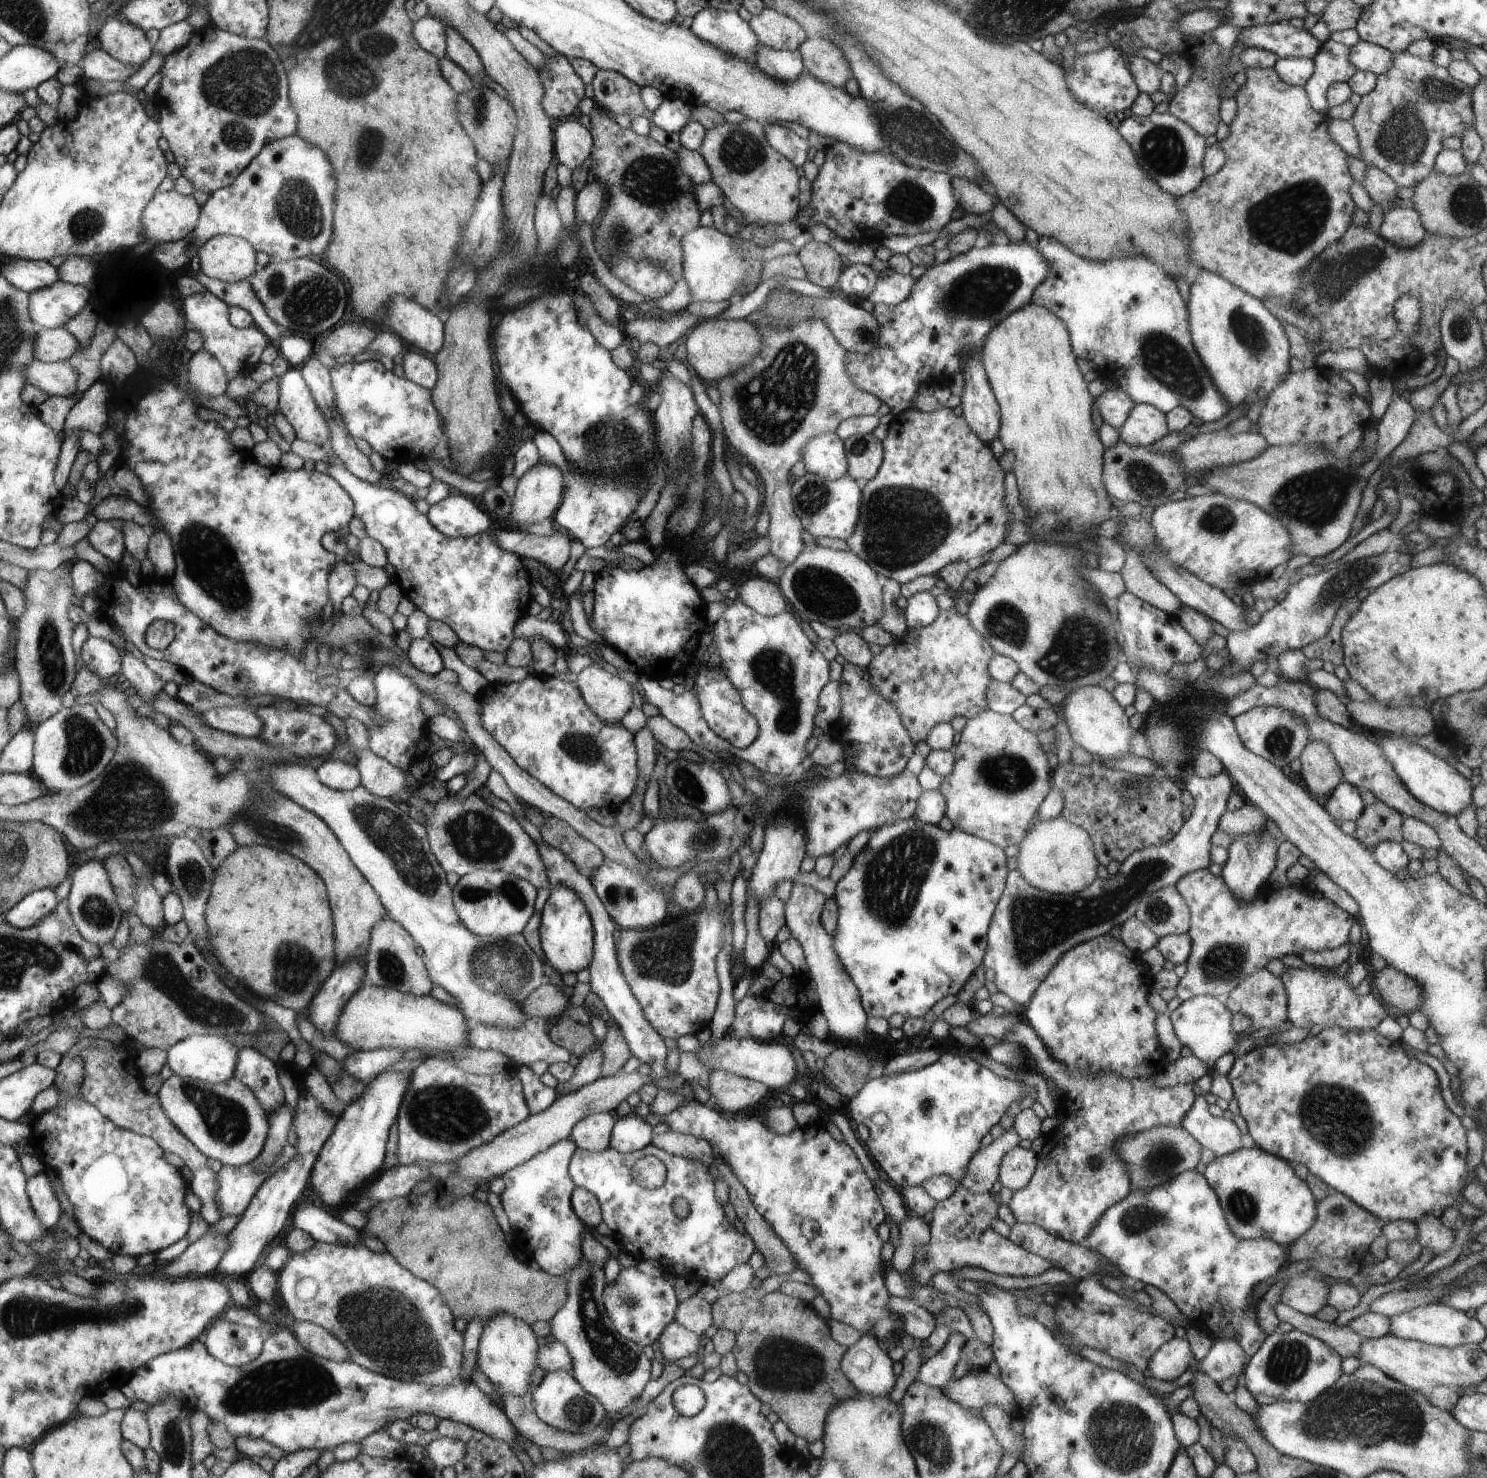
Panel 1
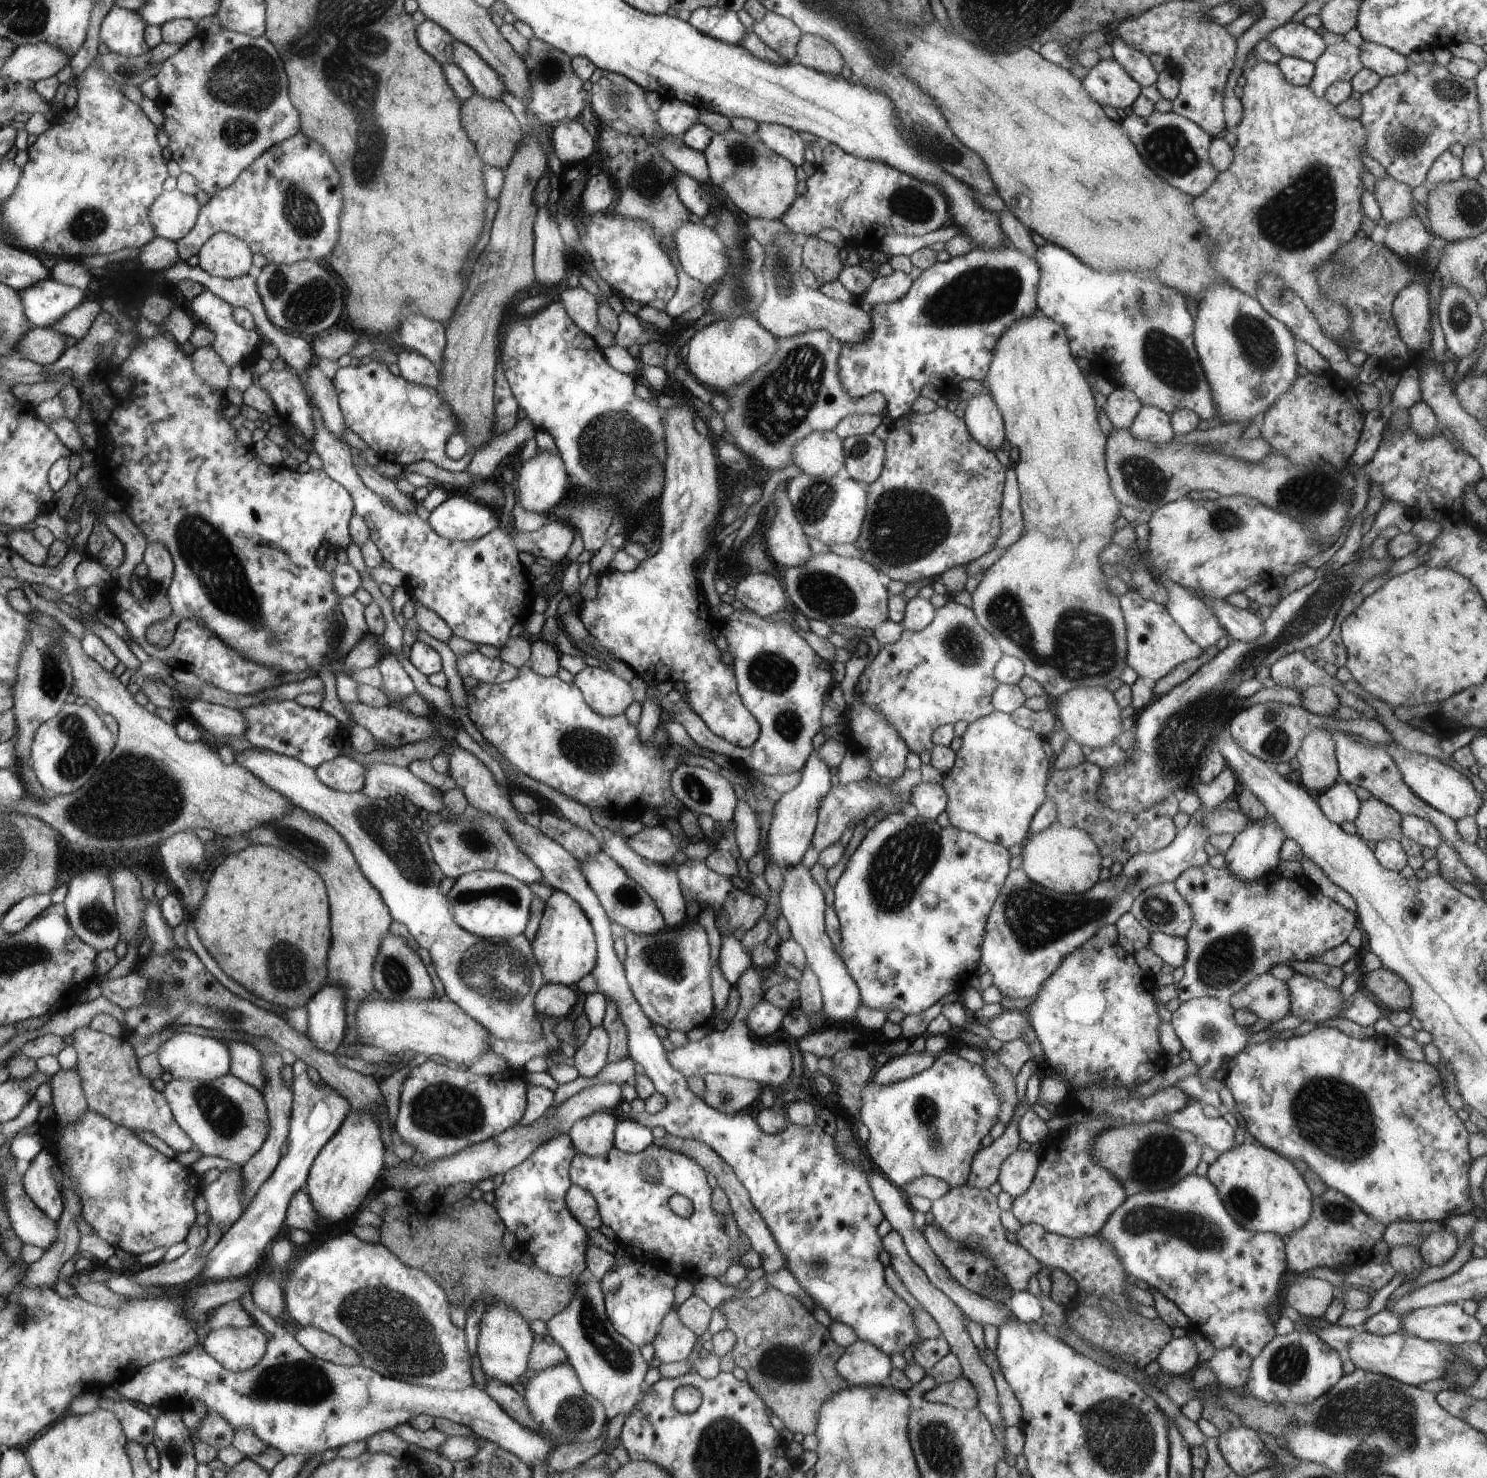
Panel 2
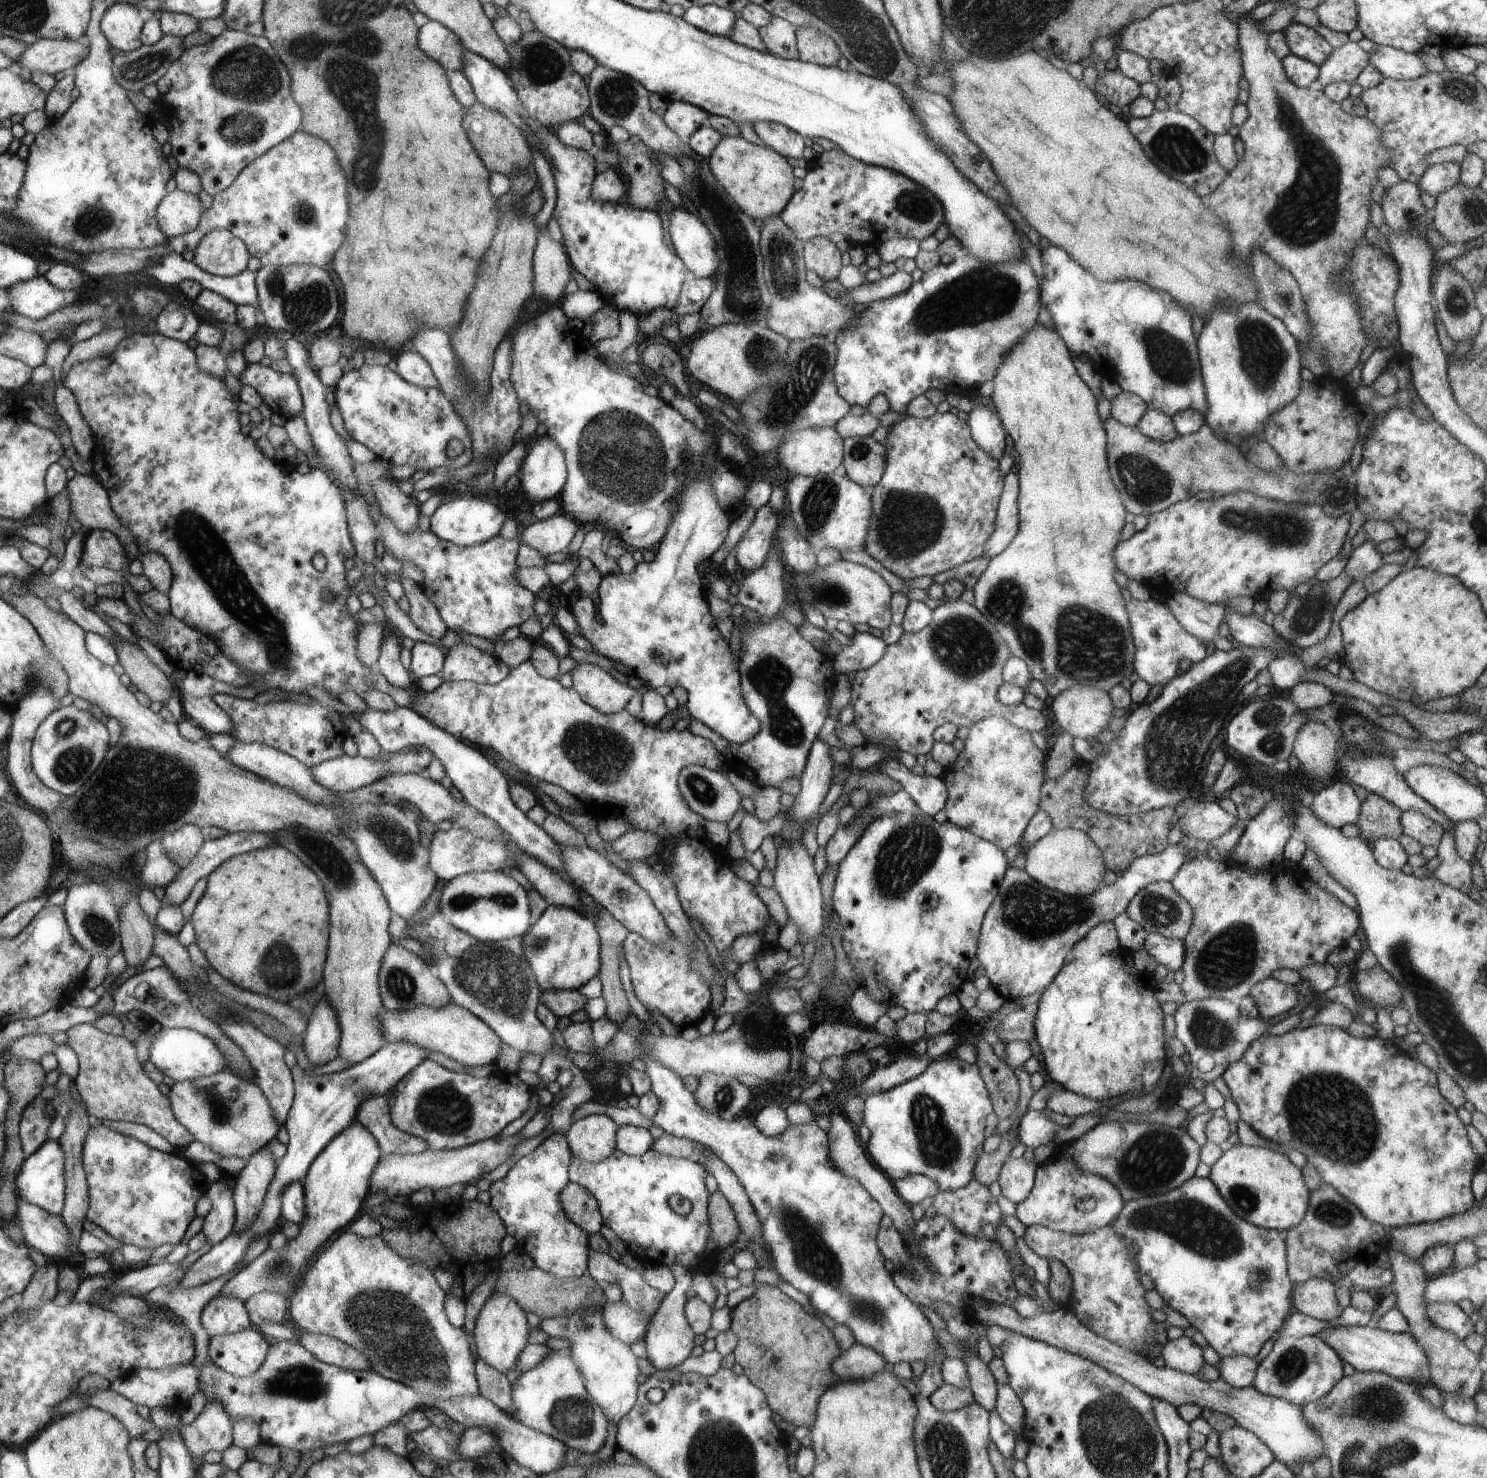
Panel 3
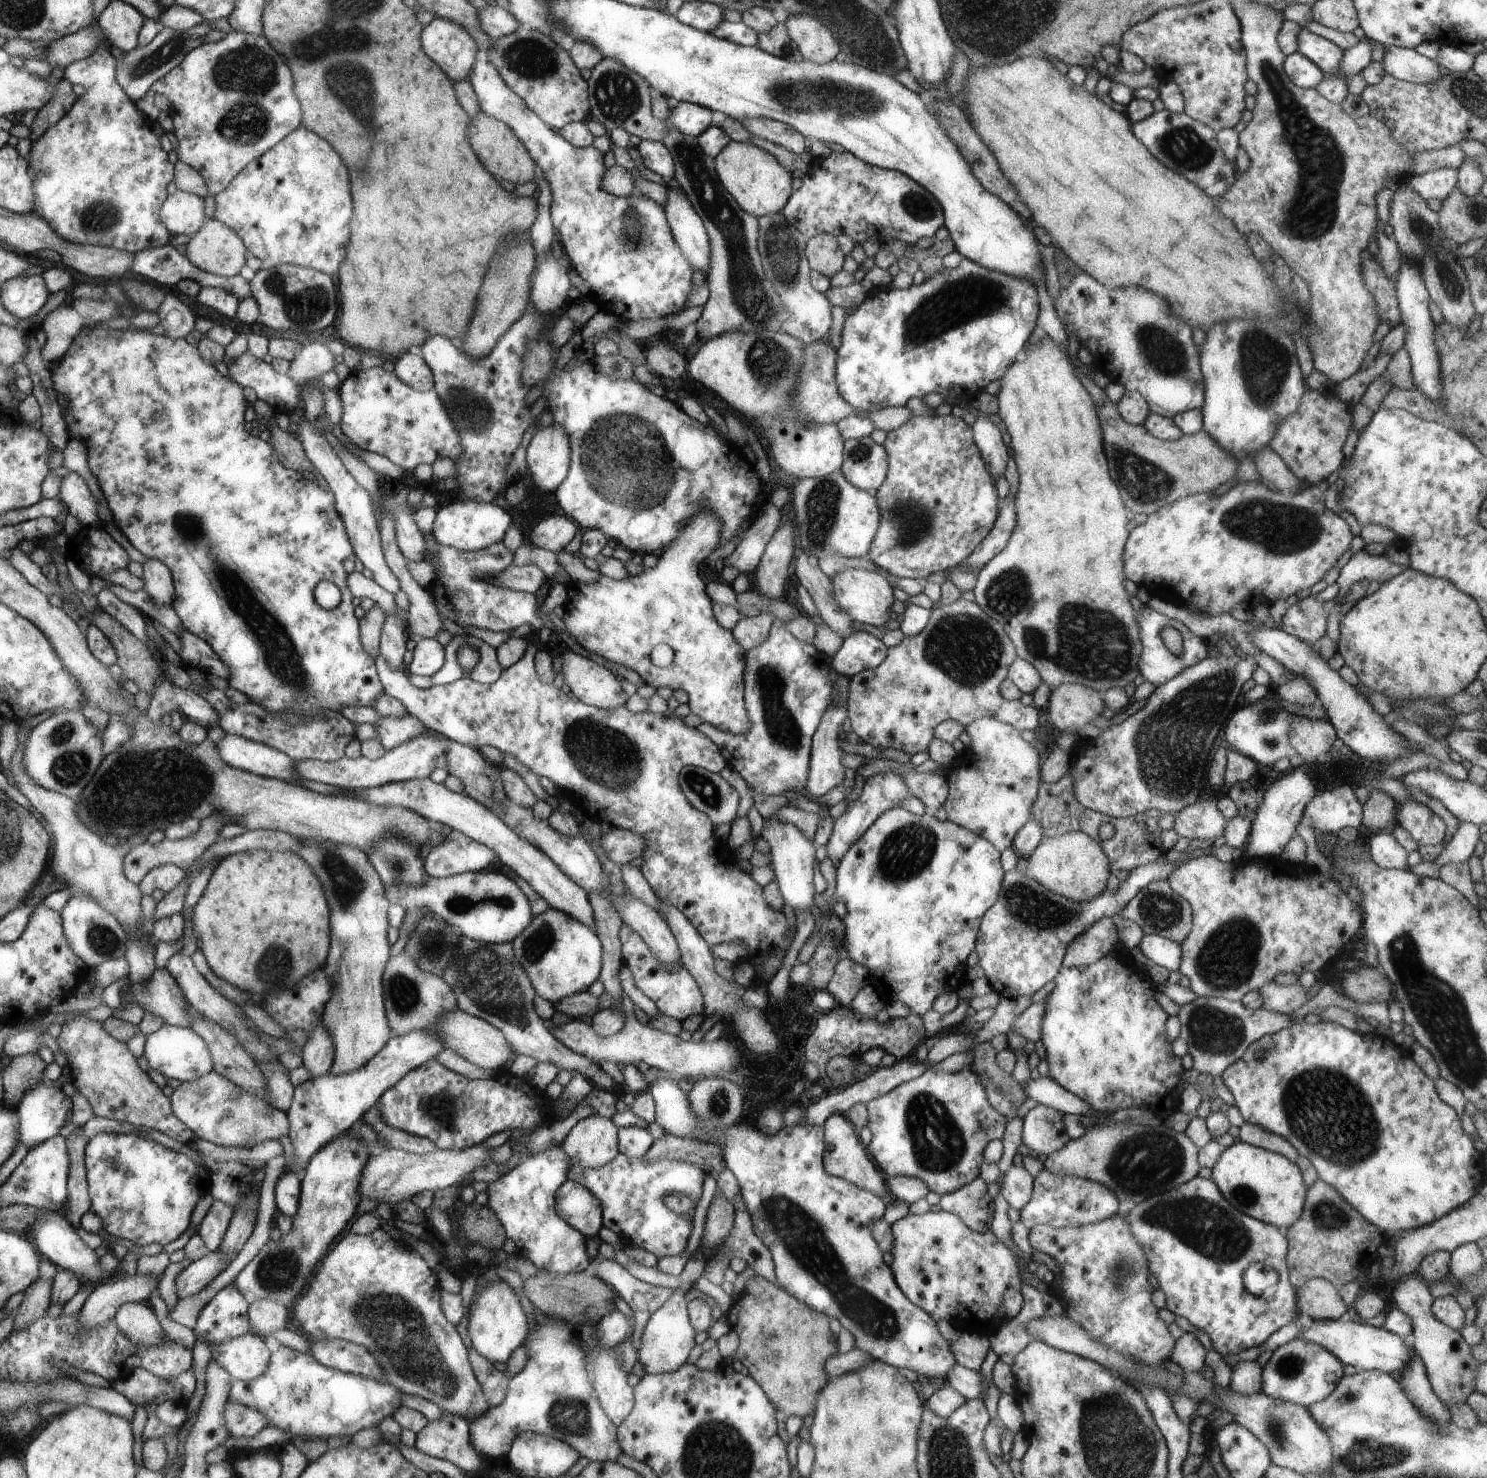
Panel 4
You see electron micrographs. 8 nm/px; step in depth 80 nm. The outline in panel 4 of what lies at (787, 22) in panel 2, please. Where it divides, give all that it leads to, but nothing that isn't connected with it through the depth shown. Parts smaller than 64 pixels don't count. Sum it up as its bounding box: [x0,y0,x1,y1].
[756,20,804,63]

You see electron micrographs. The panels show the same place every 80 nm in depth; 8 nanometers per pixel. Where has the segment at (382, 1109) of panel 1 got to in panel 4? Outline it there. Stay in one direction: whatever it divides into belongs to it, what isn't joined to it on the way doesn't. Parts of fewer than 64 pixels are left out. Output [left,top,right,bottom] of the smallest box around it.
[233,1132,372,1308]

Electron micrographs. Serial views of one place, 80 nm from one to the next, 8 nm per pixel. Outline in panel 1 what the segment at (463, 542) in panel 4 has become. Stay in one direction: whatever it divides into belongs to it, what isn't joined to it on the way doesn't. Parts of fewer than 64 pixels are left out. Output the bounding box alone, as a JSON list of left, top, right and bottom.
[427,494,492,537]

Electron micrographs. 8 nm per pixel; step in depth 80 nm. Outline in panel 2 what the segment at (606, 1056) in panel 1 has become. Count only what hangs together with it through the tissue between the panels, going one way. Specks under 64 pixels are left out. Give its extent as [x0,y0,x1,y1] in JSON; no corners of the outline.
[603,998,629,1062]

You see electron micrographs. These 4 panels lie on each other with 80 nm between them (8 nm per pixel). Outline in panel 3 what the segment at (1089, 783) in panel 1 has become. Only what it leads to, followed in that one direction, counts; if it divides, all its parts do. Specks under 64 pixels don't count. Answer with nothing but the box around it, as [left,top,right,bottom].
[1039,762,1174,873]

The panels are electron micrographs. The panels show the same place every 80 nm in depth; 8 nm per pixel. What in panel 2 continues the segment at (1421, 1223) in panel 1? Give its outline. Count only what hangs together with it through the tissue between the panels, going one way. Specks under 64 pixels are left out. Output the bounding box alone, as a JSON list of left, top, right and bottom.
[1418,1228,1458,1267]

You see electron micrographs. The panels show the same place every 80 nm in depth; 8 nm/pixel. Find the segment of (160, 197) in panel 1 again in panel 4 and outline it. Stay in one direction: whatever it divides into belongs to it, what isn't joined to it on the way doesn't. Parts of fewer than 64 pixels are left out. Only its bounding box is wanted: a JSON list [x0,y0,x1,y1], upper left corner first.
[161,189,205,237]

